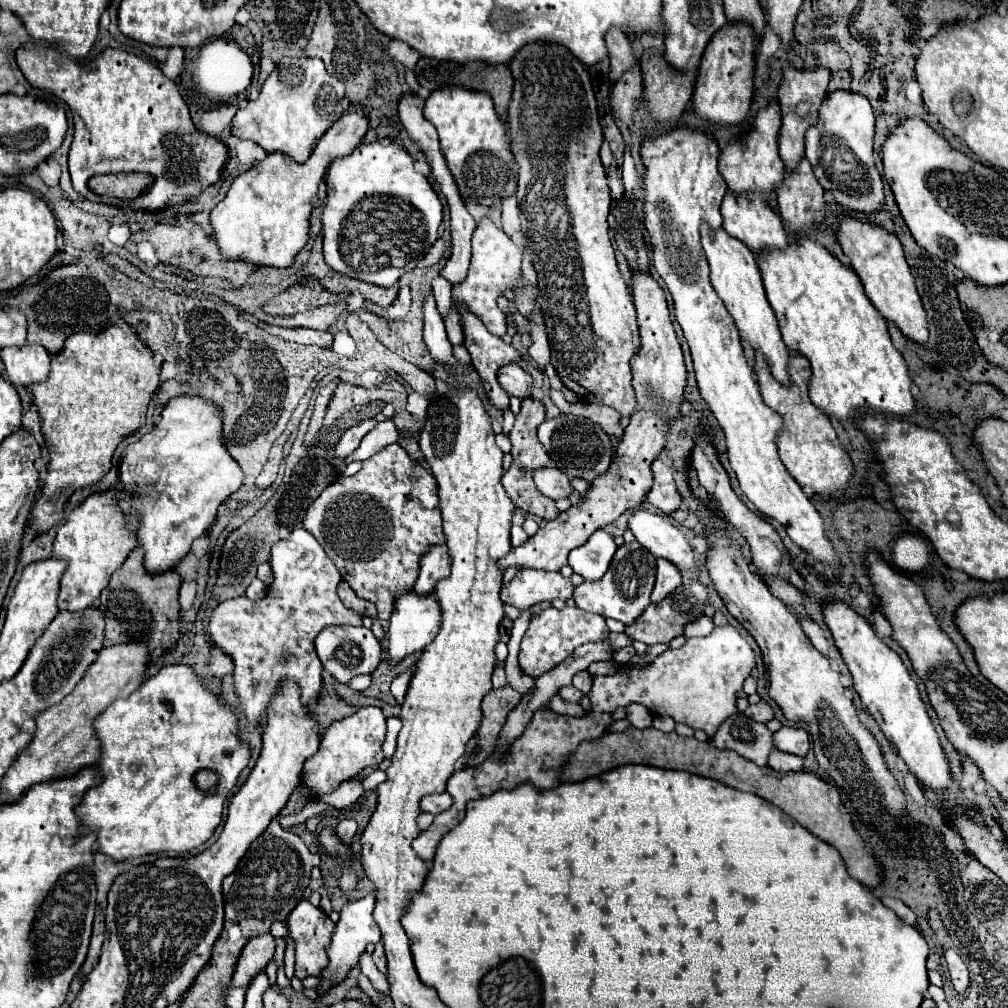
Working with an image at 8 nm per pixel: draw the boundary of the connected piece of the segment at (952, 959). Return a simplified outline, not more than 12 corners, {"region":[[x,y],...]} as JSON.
{"region":[[945,951],[951,983],[957,993],[969,987],[969,971],[963,959]]}

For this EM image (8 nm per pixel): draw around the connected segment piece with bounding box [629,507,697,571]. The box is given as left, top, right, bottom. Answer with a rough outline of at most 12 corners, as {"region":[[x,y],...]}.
{"region":[[639,509],[629,517],[635,539],[681,571],[695,571],[683,531]]}

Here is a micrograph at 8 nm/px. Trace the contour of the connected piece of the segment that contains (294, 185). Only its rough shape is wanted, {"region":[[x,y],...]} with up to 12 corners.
{"region":[[351,105],[307,163],[271,153],[211,211],[223,255],[289,267],[325,173],[365,137]]}

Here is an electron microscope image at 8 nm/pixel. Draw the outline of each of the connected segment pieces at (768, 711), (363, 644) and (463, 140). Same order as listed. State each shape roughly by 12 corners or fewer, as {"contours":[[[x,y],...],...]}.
{"contours":[[[765,701],[749,705],[745,713],[759,723],[773,719],[773,709]],[[363,625],[325,627],[315,639],[339,683],[371,675],[383,649]],[[435,89],[423,113],[463,197],[515,195],[489,93]]]}

